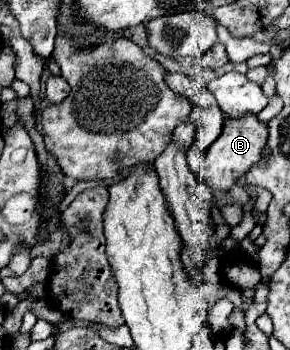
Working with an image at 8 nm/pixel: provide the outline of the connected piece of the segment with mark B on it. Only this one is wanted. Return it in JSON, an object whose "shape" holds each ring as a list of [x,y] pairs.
{"shape":[[[255,115],[243,117],[239,121],[227,119],[223,133],[205,153],[203,167],[199,171],[199,183],[209,189],[223,189],[223,191],[231,189],[231,185],[235,185],[255,163],[259,163],[261,149],[265,143],[267,143],[267,125],[259,123]]]}

